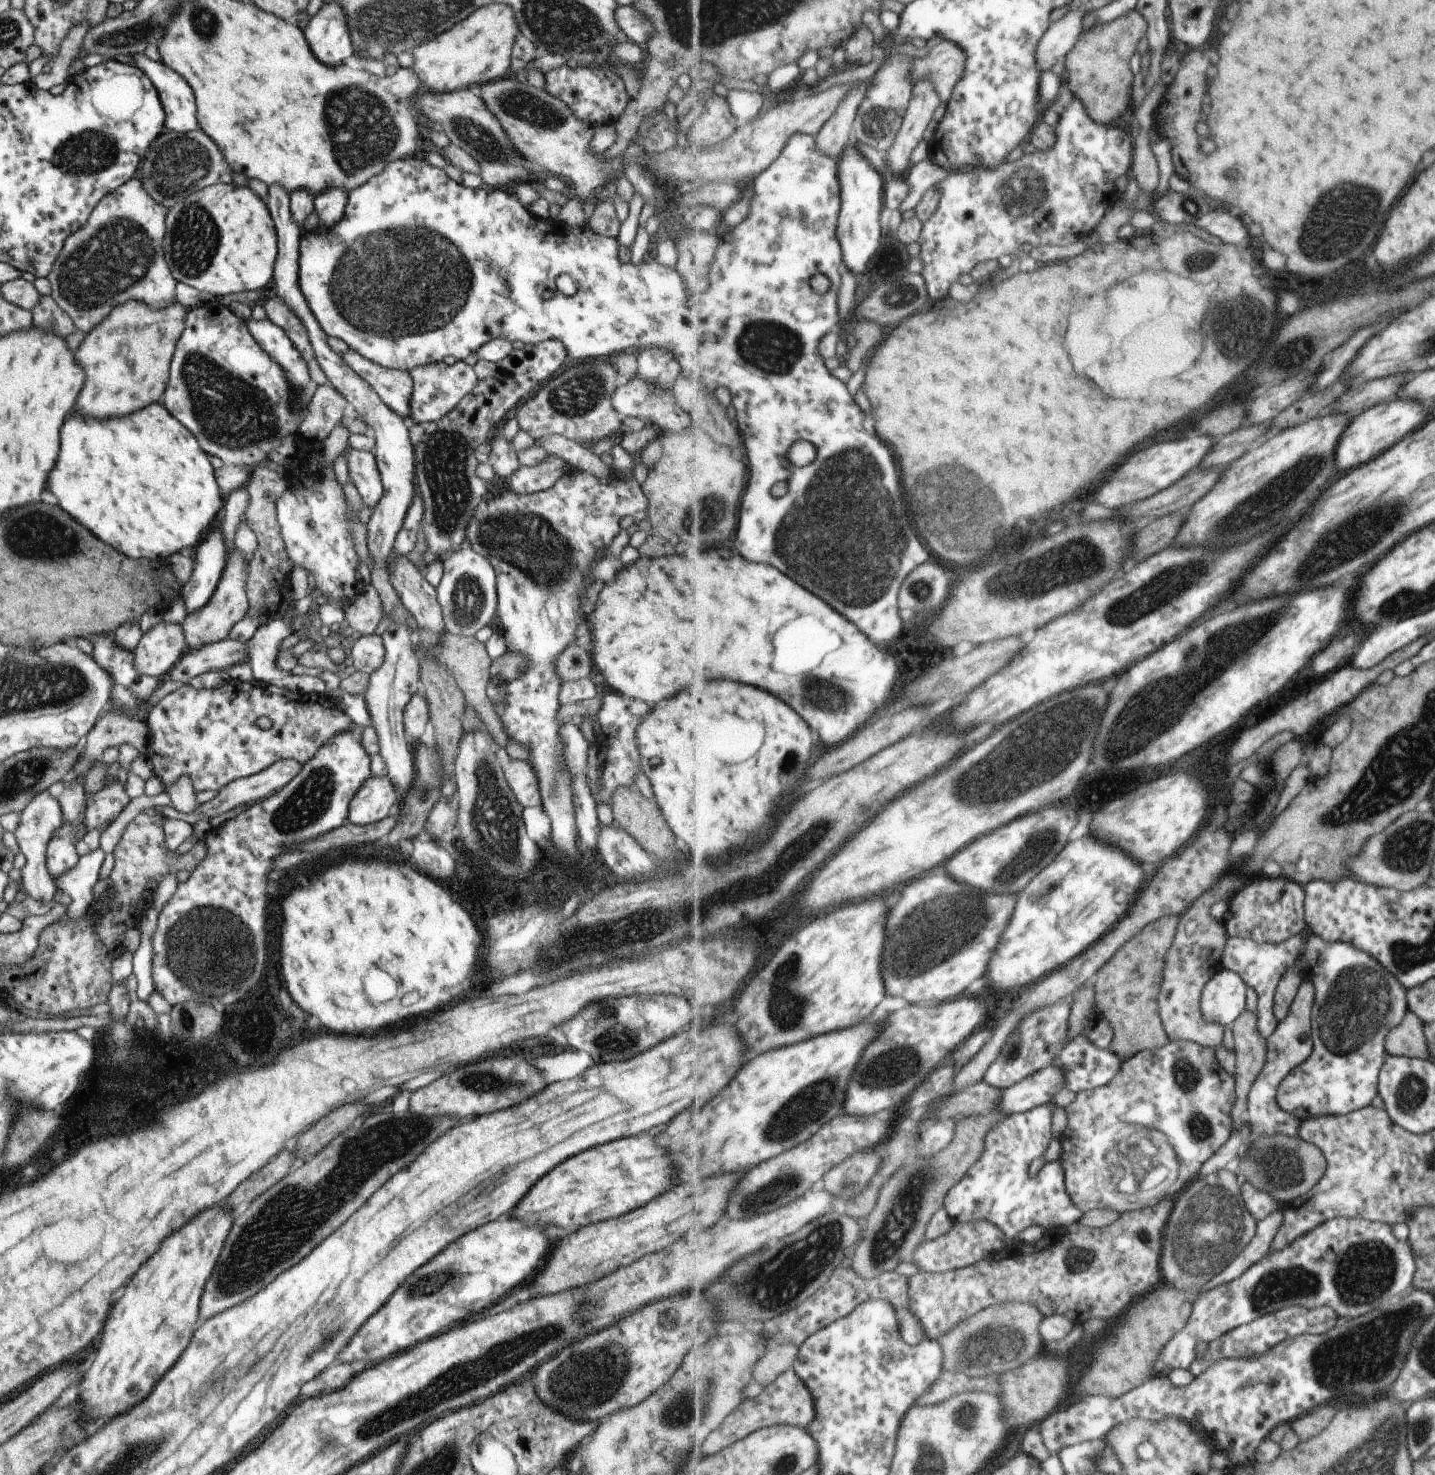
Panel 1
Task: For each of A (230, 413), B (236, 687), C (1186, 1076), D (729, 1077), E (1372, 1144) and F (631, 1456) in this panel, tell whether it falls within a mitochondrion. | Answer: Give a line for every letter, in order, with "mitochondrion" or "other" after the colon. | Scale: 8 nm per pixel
A: mitochondrion
B: other
C: mitochondrion
D: other
E: other
F: other

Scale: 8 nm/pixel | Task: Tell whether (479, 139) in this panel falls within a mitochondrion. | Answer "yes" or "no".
yes

